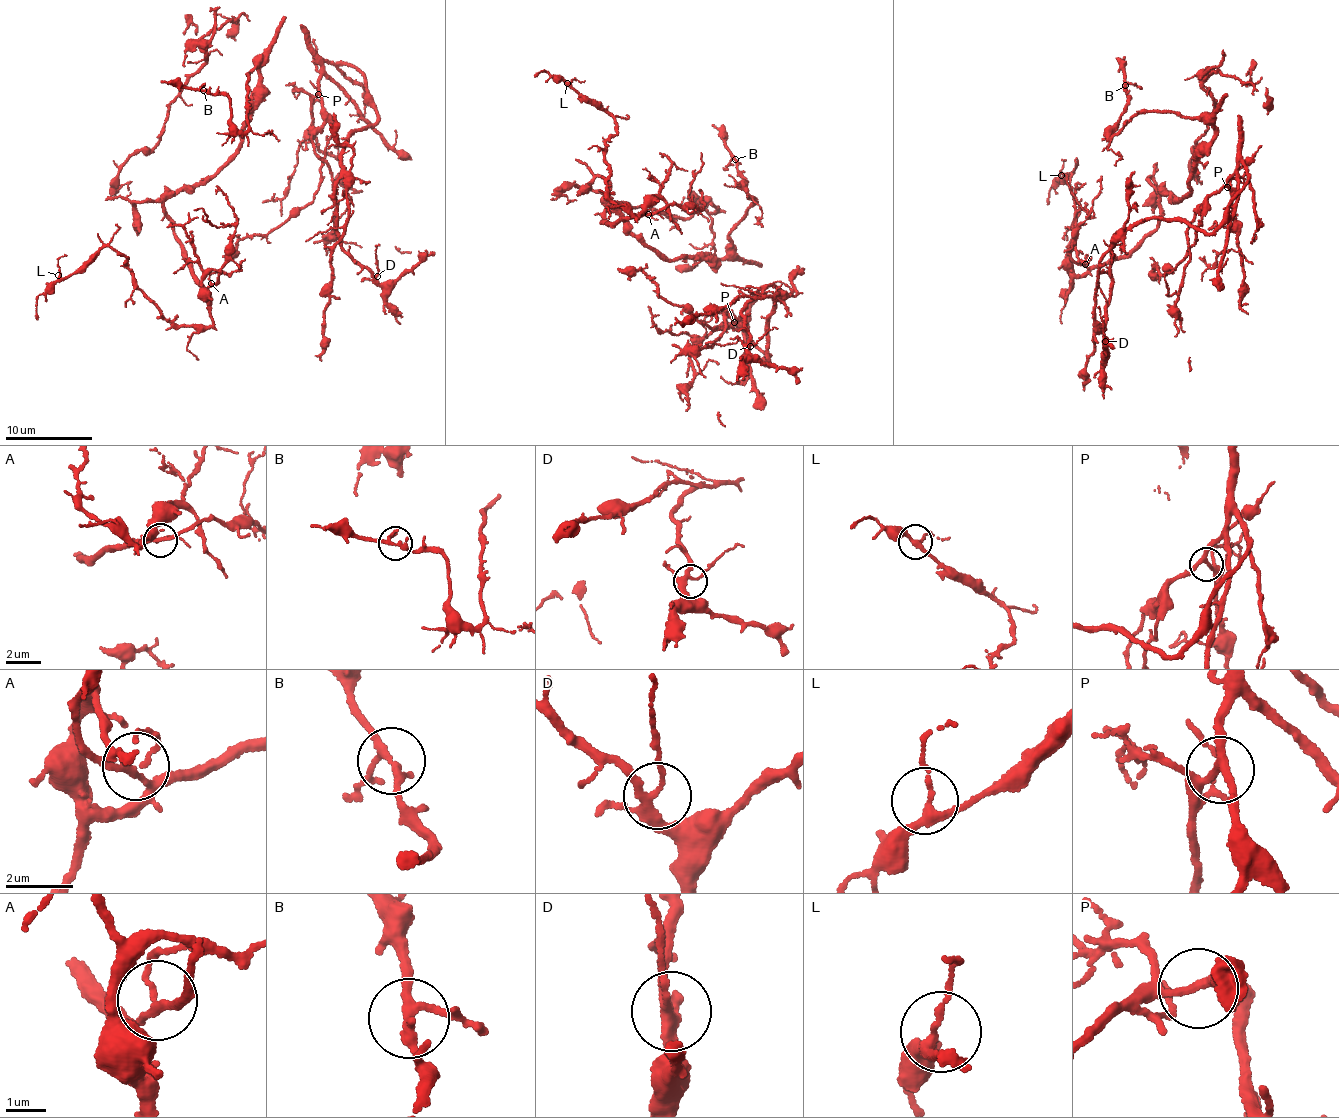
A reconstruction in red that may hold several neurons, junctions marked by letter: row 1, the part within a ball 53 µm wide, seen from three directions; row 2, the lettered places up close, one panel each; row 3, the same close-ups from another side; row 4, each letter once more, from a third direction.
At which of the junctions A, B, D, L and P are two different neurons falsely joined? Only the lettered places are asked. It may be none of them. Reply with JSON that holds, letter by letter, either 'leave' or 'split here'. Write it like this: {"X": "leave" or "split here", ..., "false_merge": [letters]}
{"A": "leave", "B": "leave", "D": "leave", "L": "leave", "P": "leave", "false_merge": []}

